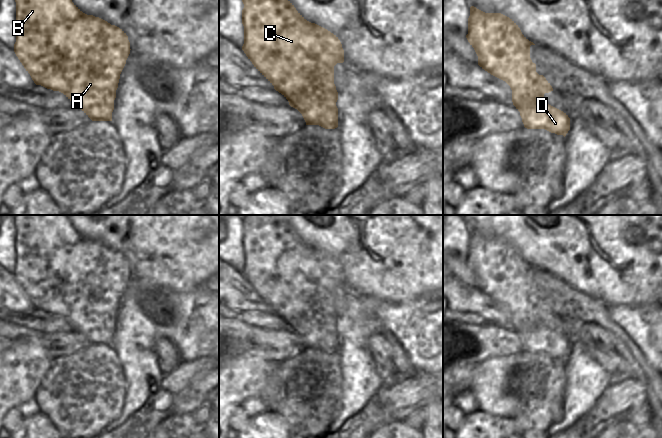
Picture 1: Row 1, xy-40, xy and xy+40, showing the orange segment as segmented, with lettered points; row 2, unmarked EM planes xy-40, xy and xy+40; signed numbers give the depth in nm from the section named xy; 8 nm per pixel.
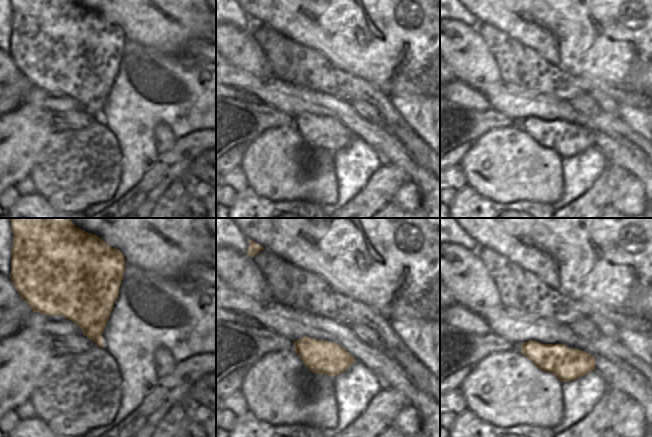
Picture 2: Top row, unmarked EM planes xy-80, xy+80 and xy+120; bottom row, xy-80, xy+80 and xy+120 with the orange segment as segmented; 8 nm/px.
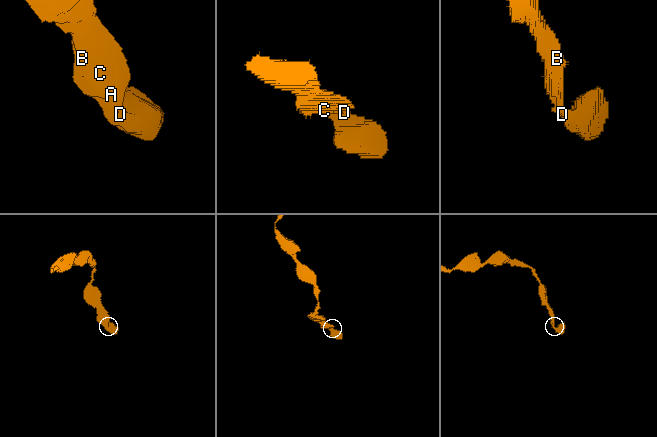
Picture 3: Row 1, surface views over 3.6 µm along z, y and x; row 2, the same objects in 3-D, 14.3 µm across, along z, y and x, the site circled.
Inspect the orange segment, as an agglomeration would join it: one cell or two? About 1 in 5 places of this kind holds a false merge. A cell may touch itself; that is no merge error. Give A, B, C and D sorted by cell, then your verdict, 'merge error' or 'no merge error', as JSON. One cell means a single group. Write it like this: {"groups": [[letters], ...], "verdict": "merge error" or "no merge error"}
{"groups": [["A", "B", "C", "D"]], "verdict": "no merge error"}

